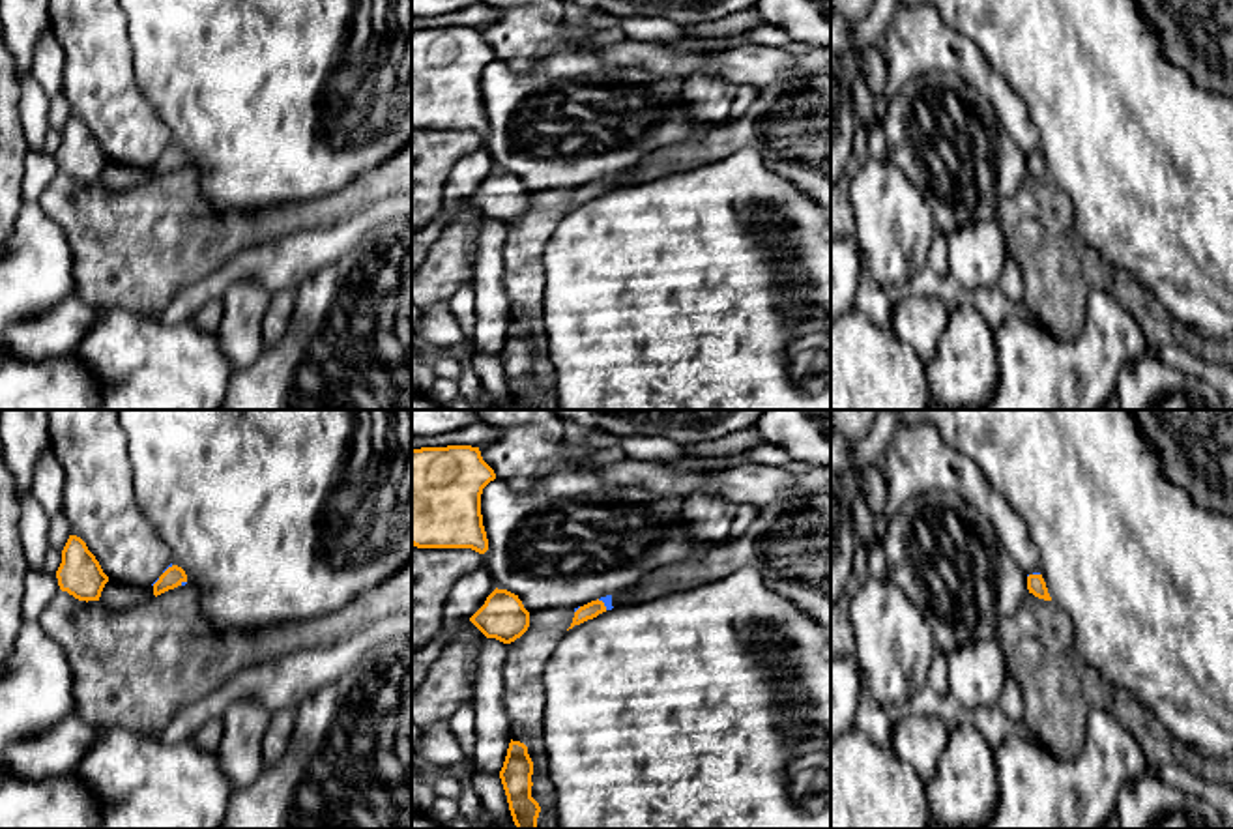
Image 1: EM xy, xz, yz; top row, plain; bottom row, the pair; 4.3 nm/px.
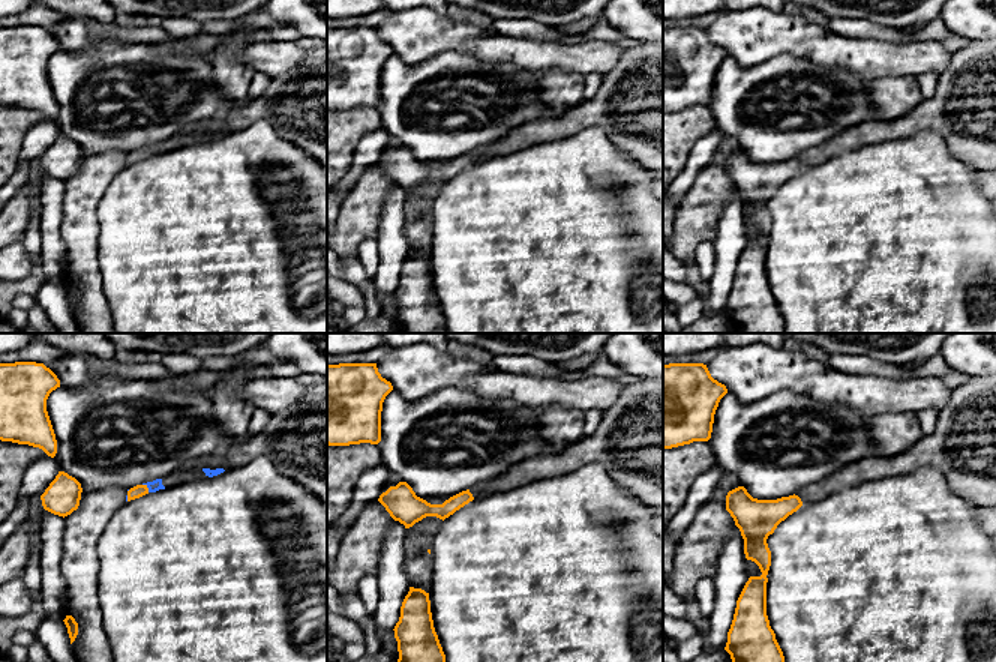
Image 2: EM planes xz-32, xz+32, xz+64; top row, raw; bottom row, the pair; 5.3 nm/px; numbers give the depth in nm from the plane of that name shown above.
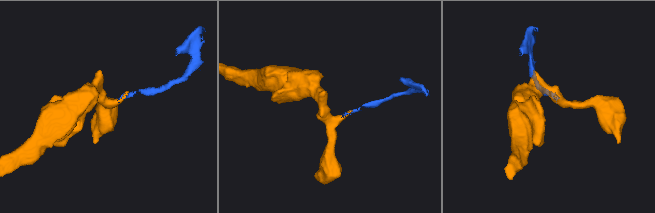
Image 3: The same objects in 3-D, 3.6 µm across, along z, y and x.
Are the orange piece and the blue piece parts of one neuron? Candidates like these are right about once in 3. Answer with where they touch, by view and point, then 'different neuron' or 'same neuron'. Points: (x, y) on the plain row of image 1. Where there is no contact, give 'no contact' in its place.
xz (603, 184) | different neuron

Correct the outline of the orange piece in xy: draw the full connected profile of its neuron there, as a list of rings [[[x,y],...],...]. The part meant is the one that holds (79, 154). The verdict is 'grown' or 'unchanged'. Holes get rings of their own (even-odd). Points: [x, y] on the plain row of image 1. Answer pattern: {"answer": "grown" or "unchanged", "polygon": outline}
{"answer": "unchanged", "polygon": [[[69,116],[64,131],[62,144],[56,152],[58,167],[79,182],[99,182],[109,157],[103,153],[95,137],[88,131],[86,124]]]}

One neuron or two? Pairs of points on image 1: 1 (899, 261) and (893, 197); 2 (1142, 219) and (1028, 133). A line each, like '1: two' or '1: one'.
1: one
2: two

